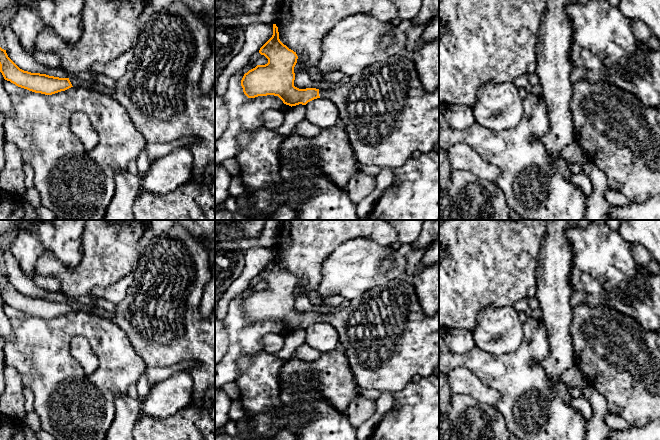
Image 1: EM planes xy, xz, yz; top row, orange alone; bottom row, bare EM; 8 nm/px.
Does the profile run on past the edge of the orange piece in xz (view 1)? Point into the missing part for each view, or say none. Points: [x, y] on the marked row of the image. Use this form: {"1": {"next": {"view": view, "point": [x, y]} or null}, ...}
{"1": {"next": {"view": "xz", "point": [387, 114]}}}

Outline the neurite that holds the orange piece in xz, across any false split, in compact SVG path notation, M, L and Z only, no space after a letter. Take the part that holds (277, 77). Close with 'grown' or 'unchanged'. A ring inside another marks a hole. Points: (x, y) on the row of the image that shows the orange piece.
M273 24L272 37L260 48L259 53L268 59L268 63L257 65L244 74L241 80L244 94L248 98L278 96L291 107L306 105L317 98L331 100L337 106L339 119L359 164L381 169L398 168L416 150L426 153L439 143L439 88L432 92L424 89L411 58L397 54L375 62L329 92L294 86L294 67L298 56L280 41L276 24Z | grown

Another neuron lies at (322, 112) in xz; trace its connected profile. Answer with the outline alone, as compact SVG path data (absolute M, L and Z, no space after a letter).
M317 98L305 105L305 120L321 129L335 126L339 121L337 106L327 98Z

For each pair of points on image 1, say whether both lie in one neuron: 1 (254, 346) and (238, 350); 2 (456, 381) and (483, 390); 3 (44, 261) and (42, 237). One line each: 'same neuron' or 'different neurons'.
1: same neuron
2: same neuron
3: different neurons

